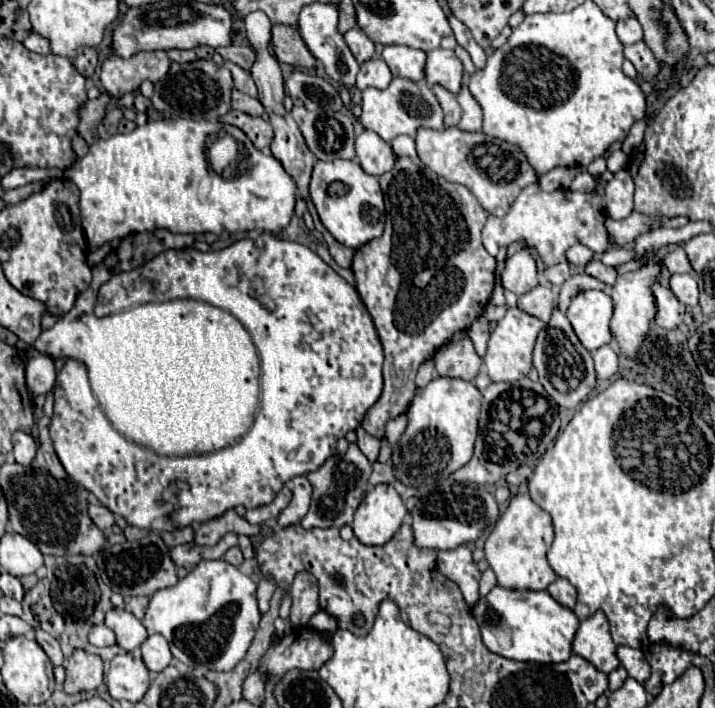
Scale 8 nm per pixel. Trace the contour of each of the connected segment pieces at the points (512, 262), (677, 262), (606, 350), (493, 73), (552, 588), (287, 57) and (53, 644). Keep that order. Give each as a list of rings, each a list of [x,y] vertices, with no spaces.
[[[518,249],[506,261],[506,267],[502,273],[502,287],[516,293],[516,295],[524,295],[536,285],[538,285],[536,261],[526,249]]]
[[[674,247],[674,249],[662,259],[662,263],[664,263],[664,267],[666,267],[670,273],[692,273],[692,275],[694,275],[694,271],[692,271],[692,267],[690,267],[690,263],[688,263],[688,257],[686,257],[686,253],[684,253],[682,247]]]
[[[602,345],[592,353],[594,363],[596,363],[596,375],[598,379],[610,379],[618,371],[618,353],[610,345]]]
[[[586,1],[568,13],[526,15],[512,31],[506,45],[496,49],[484,69],[470,77],[470,93],[484,111],[486,135],[518,145],[538,175],[554,167],[590,165],[616,141],[624,141],[630,127],[646,115],[646,97],[640,85],[622,73],[622,43],[616,37],[616,23],[596,3]]]
[[[558,577],[554,583],[548,585],[546,591],[548,591],[560,605],[564,605],[564,607],[568,607],[568,609],[572,609],[574,603],[576,603],[576,589],[570,585],[568,579]]]
[[[274,25],[272,27],[272,47],[280,63],[288,63],[300,69],[312,69],[316,65],[314,55],[308,51],[296,27]]]
[[[36,629],[36,641],[38,641],[38,645],[46,651],[46,655],[48,655],[50,661],[52,661],[52,665],[62,665],[60,643],[58,643],[52,635],[48,635],[48,633],[42,631],[42,629]]]

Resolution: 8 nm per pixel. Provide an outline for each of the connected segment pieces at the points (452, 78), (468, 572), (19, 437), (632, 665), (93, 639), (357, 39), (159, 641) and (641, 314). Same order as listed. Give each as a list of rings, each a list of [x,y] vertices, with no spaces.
[[[434,49],[426,59],[426,83],[442,85],[450,93],[460,93],[464,77],[462,61],[450,49]]]
[[[464,545],[448,551],[438,551],[438,569],[460,587],[466,605],[472,609],[476,605],[476,599],[480,599],[478,597],[480,571],[472,561],[472,551]]]
[[[16,431],[12,435],[12,445],[14,445],[14,461],[20,465],[30,465],[32,459],[36,457],[34,439],[24,431]]]
[[[620,645],[616,653],[618,653],[618,659],[620,659],[622,667],[628,671],[628,675],[644,685],[650,677],[650,665],[648,665],[644,653],[640,649],[624,647],[624,645]]]
[[[92,627],[90,631],[90,643],[96,643],[98,647],[108,647],[112,645],[112,633],[108,631],[108,627]]]
[[[358,27],[350,29],[344,35],[344,41],[350,47],[350,51],[352,51],[352,55],[356,57],[358,63],[364,63],[364,61],[374,57],[374,43],[362,33],[362,29],[358,29]]]
[[[156,633],[150,635],[142,643],[142,659],[144,659],[146,667],[154,673],[160,673],[164,667],[168,667],[172,663],[172,653],[170,653],[166,639]]]
[[[652,261],[650,265],[642,265],[640,271],[618,275],[618,281],[616,281],[614,291],[612,291],[612,299],[614,299],[612,333],[614,333],[614,339],[618,341],[620,353],[624,353],[624,355],[636,355],[638,353],[642,341],[648,337],[648,331],[650,331],[650,327],[654,323],[656,305],[654,305],[650,285],[656,283],[656,277],[658,277],[660,269],[662,269],[662,263]]]

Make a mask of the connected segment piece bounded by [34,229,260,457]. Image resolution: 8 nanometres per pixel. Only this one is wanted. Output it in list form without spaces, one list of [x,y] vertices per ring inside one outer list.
[[[164,229],[124,237],[112,257],[92,267],[94,279],[90,287],[78,295],[74,307],[54,327],[42,331],[34,343],[34,349],[42,355],[48,355],[50,359],[66,357],[84,363],[88,369],[92,393],[96,395],[104,415],[112,427],[116,427],[116,431],[120,431],[128,441],[140,447],[148,447],[158,455],[176,457],[218,451],[220,447],[236,443],[248,431],[248,427],[252,427],[260,395],[260,357],[250,333],[232,313],[194,299],[146,303],[144,309],[136,313],[136,323],[116,323],[116,315],[96,317],[94,305],[100,285],[106,283],[112,273],[130,271],[132,267],[150,261],[160,251],[184,249],[190,245],[190,235],[176,235]]]

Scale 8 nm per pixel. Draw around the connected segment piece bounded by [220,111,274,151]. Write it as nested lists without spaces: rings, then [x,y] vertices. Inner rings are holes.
[[[230,111],[220,121],[240,127],[248,135],[248,139],[254,143],[254,147],[260,149],[260,151],[268,149],[270,143],[272,143],[272,135],[274,135],[272,125],[268,121],[264,121],[264,119],[260,119],[260,117],[250,117],[246,113],[242,113],[242,111]]]

